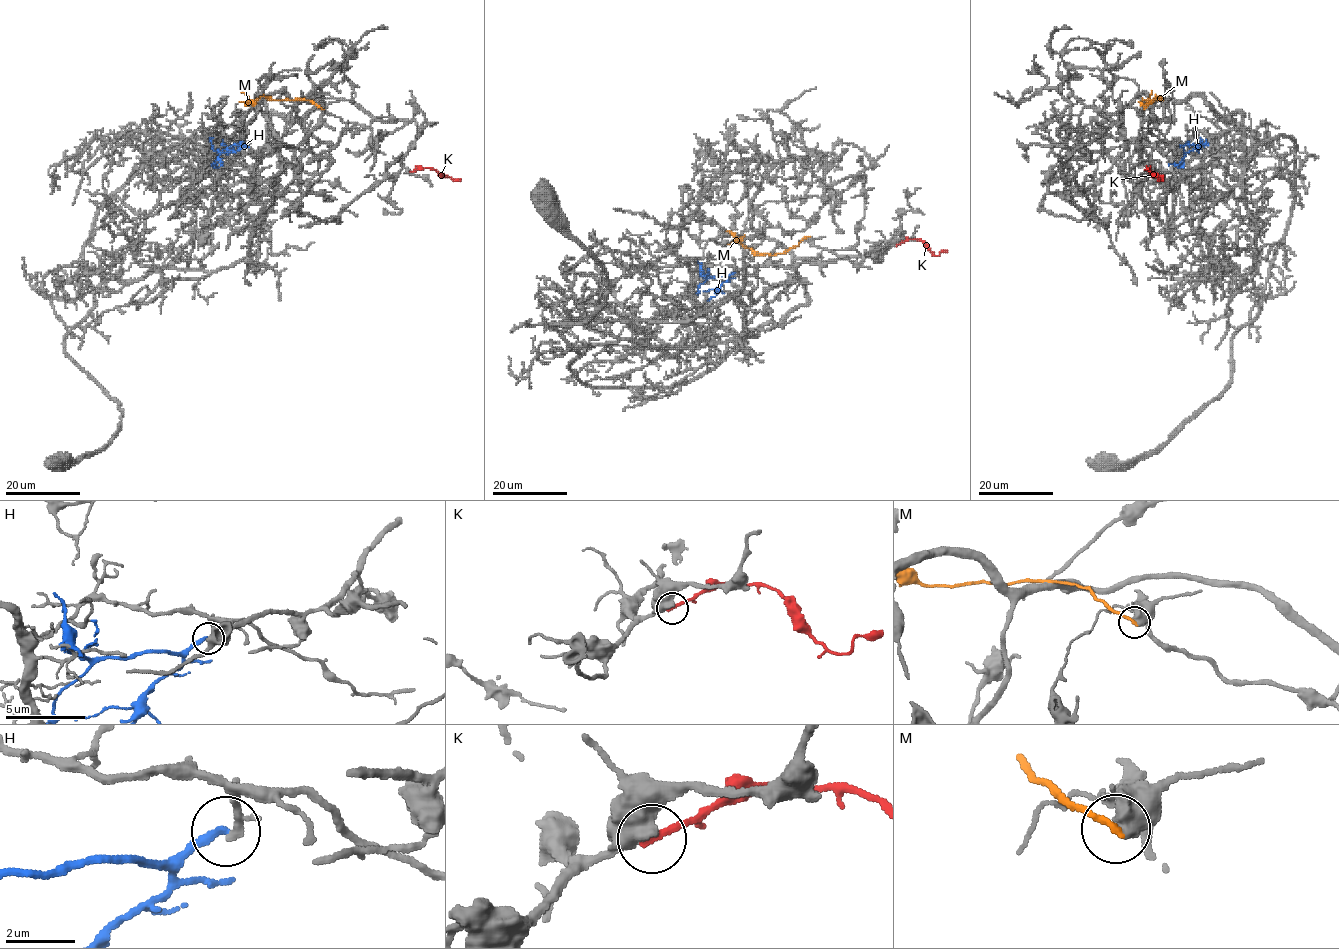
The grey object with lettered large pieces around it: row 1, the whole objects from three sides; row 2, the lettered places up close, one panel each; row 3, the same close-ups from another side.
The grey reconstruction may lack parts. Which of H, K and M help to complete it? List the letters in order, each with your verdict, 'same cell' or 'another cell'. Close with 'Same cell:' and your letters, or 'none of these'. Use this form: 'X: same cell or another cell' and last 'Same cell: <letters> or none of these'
H: another cell
K: another cell
M: another cell
Same cell: none of these

